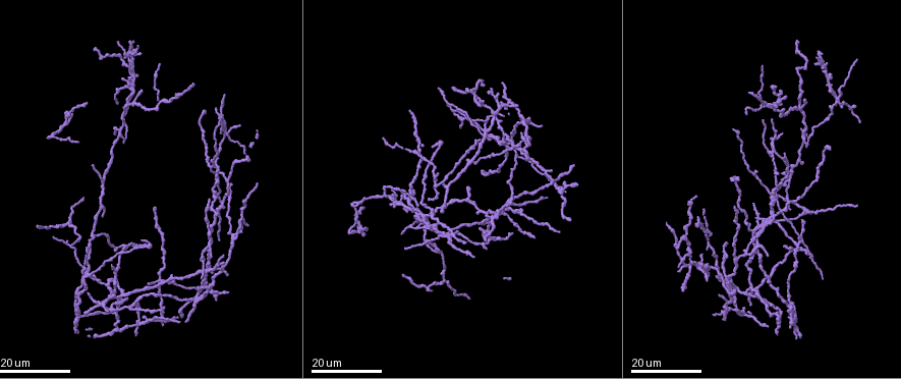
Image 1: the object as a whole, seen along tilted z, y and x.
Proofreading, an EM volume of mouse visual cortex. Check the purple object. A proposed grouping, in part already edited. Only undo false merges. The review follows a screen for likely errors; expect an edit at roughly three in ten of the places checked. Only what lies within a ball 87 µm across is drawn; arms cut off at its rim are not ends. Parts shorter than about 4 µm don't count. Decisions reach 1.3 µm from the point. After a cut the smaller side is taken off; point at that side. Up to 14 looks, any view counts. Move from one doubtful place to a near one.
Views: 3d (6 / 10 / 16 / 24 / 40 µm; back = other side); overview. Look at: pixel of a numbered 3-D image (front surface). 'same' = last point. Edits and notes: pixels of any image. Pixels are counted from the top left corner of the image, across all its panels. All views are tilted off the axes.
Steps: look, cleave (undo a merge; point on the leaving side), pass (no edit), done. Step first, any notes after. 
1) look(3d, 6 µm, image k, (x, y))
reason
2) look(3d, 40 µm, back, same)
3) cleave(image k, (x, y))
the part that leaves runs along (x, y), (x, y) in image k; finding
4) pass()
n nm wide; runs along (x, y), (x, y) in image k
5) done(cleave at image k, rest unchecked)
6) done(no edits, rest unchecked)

look(3d, 16 µm, image 1, (118, 314))
two arms in line, one across

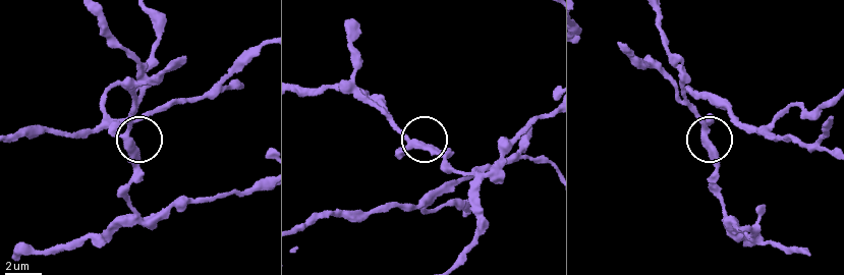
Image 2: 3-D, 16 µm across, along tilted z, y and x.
look(3d, 6 µm, image 2, (705, 131))

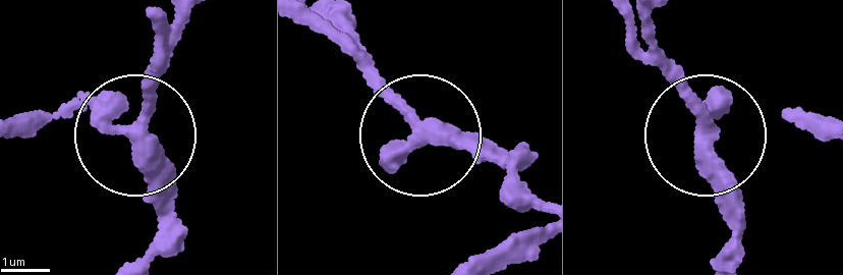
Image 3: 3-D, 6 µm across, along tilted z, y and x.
pass()
side arm 19 µm; 3 arms; all the same cell

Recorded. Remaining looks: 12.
look(3d, 16 µm, image 1, (560, 189))
four-way junction

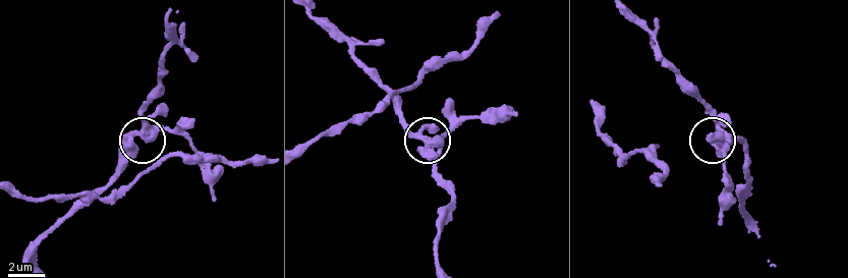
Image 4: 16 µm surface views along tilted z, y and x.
look(3d, 6 µm, image 4, (142, 131))

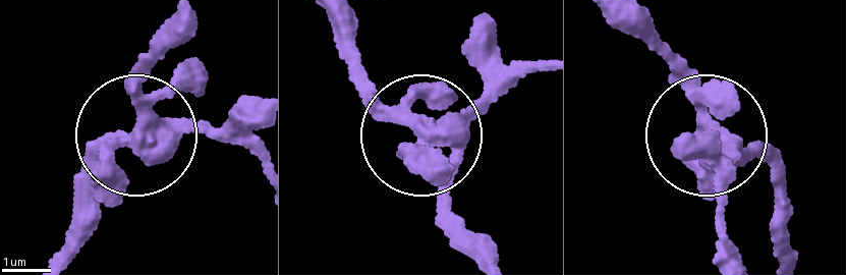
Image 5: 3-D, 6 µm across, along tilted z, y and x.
pass()
all the same cell

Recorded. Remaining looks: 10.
look(3d, 24 µm, image 1, (777, 214))
three-way junction

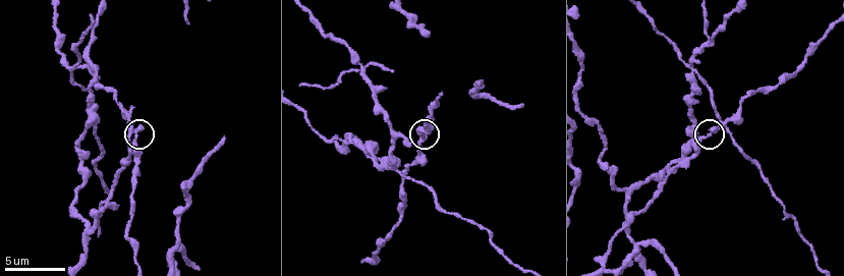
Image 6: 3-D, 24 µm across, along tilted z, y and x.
look(3d, 6 µm, image 6, (135, 139))
zoom in

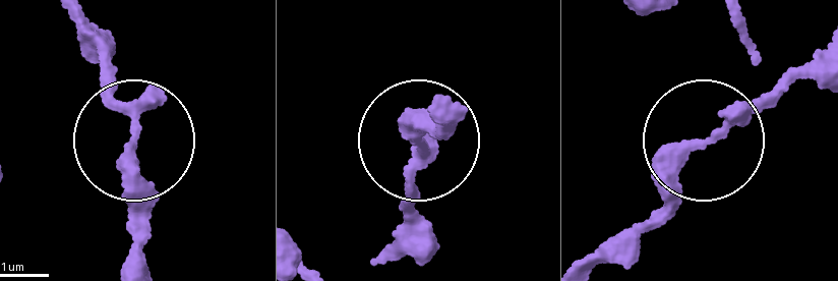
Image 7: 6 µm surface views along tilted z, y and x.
pass()
runs along (433, 114), (433, 131), (417, 129), (414, 187), (395, 226) in image 7; all the same cell

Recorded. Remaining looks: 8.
look(3d, 16 µm, image 1, (102, 180))
thin arm on a thick one

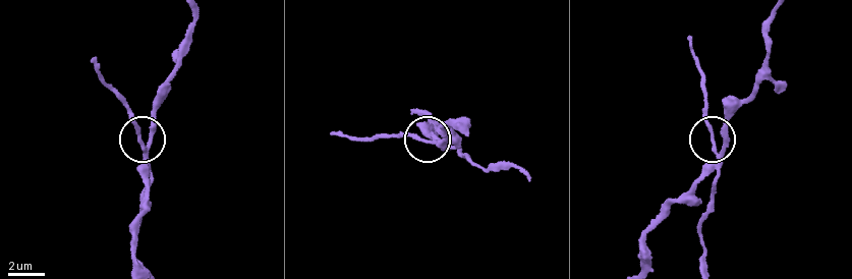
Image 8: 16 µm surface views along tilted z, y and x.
look(3d, 10 µm, image 8, (147, 147))

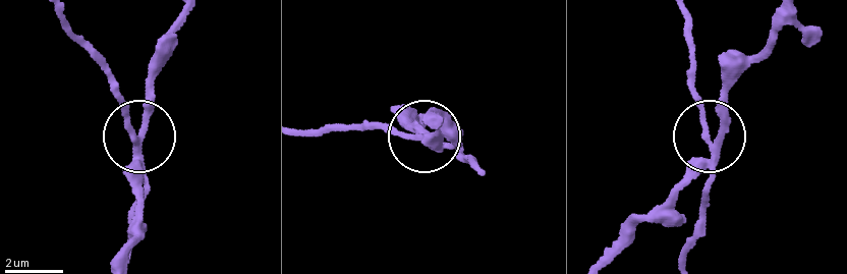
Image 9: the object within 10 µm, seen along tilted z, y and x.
cleave(image 9, (702, 200))
230 nm wide; the part that leaves runs along (712, 157), (700, 237), (683, 261) in image 9; two cells meet here

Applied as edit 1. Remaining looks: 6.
look(overview)
see it whole again

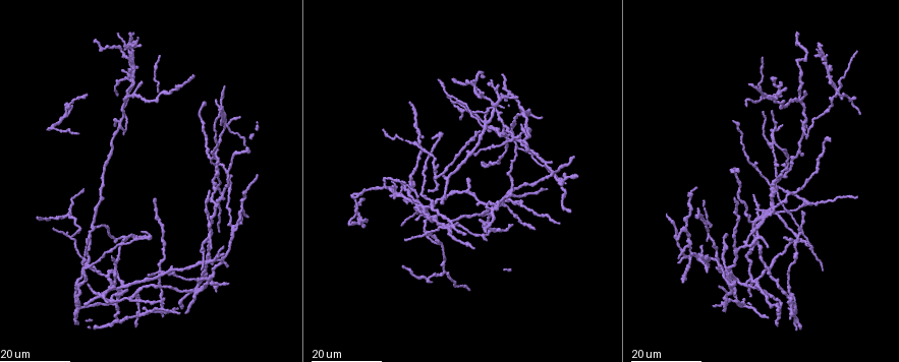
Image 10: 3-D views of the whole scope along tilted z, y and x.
look(3d, 16 µm, image 10, (128, 96))
four or more arms meet

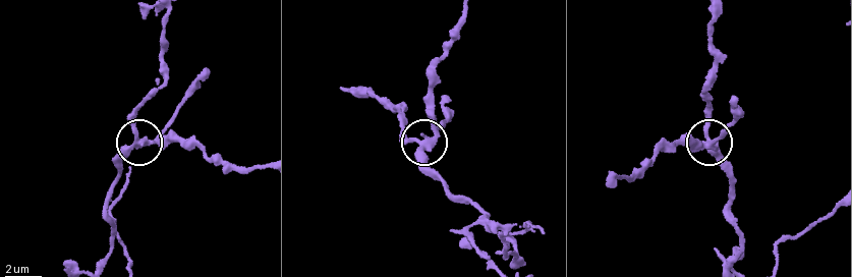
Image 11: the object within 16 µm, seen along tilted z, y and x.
look(3d, 6 µm, image 11, (424, 140))

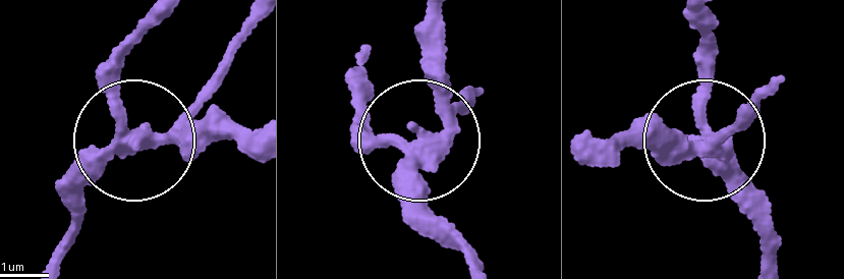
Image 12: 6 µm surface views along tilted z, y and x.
pass()
320 nm wide; runs along (469, 266), (423, 177), (443, 32) in image 12; all the same cell

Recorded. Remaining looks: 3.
look(3d, 24 µm, image 10, (49, 126))
calibre changes

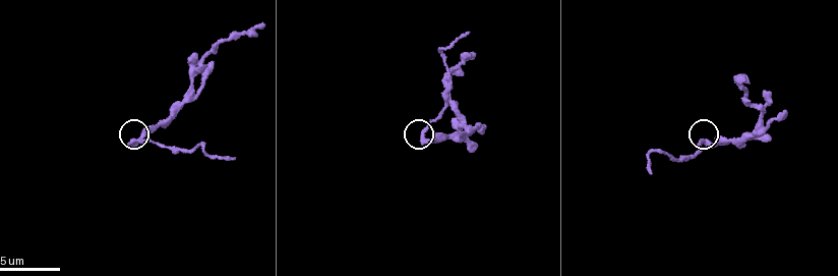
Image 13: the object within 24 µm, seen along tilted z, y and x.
look(3d, 10 µm, image 13, (706, 142))

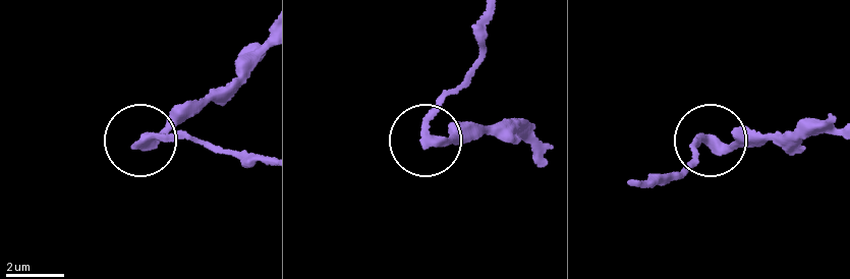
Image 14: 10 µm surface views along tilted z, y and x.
cleave(image 14, (187, 135))
300 nm wide; the part that leaves runs along (703, 141), (676, 174), (637, 181) in image 14; a second cell is stuck on

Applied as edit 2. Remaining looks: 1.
done(cleave at image 9, cleave at image 14, rest unchecked)

